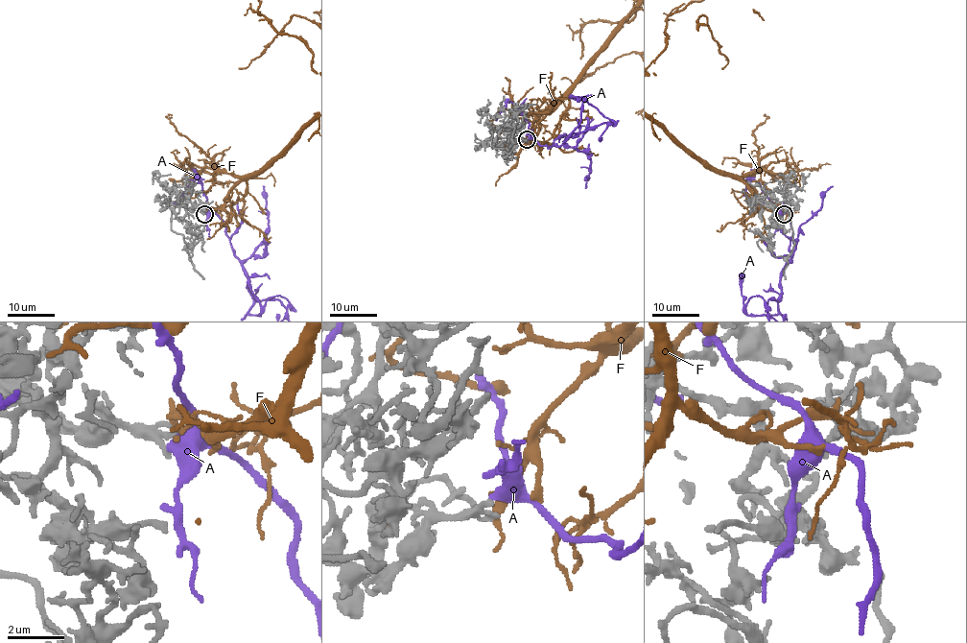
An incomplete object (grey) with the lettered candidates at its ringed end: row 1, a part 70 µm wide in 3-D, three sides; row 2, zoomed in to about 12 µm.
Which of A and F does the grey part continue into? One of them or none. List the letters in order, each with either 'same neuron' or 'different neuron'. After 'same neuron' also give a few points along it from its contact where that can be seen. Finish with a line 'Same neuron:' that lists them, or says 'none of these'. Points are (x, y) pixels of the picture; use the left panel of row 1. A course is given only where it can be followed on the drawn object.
A: different neuron
F: different neuron
Same neuron: none of these

